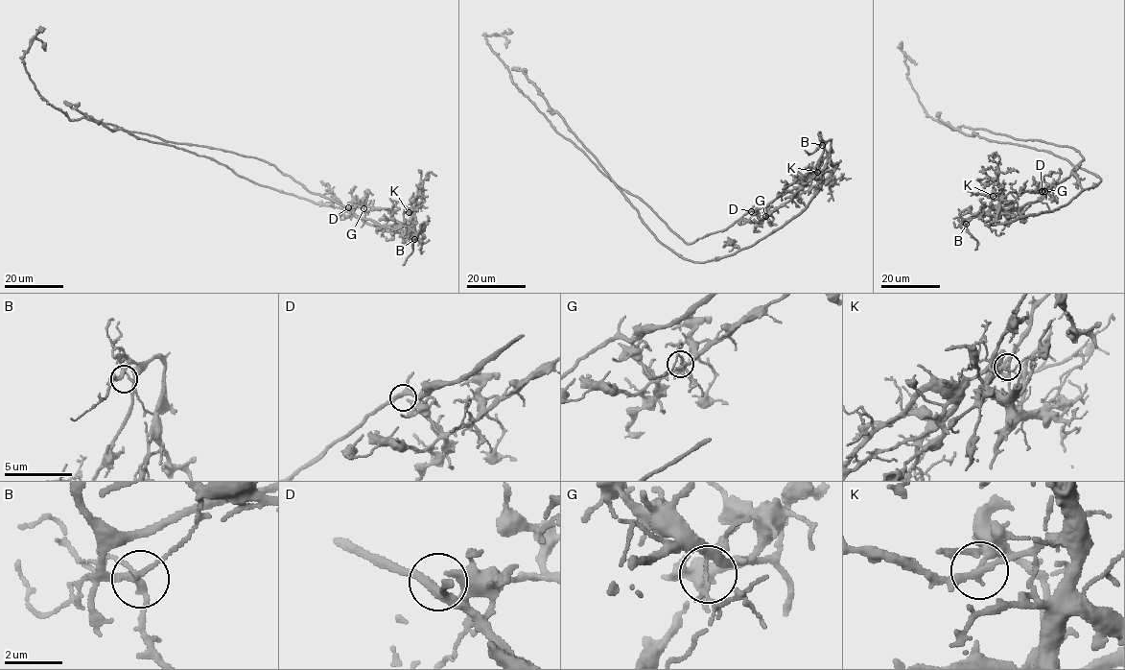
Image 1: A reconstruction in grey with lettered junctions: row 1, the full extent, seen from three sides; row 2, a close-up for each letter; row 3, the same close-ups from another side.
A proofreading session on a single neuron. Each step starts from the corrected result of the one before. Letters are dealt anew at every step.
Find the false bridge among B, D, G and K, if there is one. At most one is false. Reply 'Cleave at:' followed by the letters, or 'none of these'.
Cleave at: K

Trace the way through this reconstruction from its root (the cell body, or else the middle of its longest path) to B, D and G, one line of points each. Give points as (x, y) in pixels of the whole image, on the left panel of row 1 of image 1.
B: (386, 227), (406, 226), (415, 233), (414, 239)
D: (386, 227), (358, 217), (348, 207)
G: (386, 227), (358, 217), (348, 207), (363, 208)

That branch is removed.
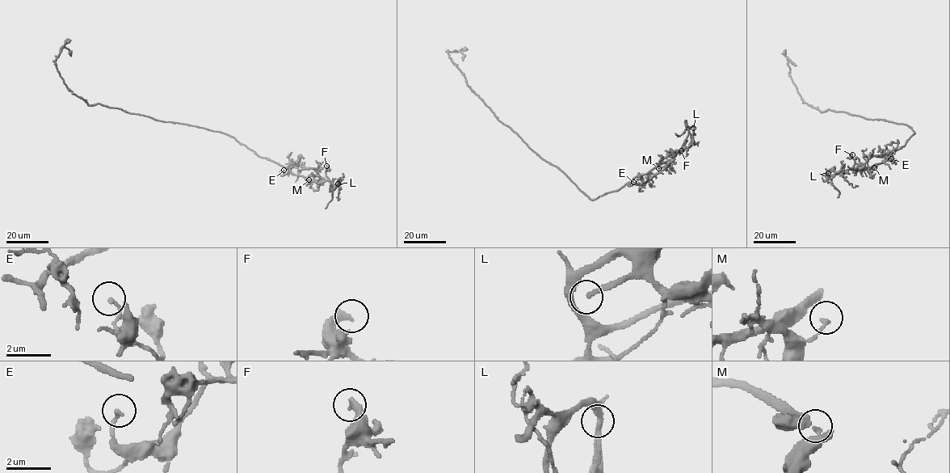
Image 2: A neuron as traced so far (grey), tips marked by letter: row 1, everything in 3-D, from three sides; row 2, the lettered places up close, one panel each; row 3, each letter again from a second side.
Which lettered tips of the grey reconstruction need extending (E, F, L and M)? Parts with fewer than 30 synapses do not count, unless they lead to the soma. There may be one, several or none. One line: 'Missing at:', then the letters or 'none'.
Missing at: L

